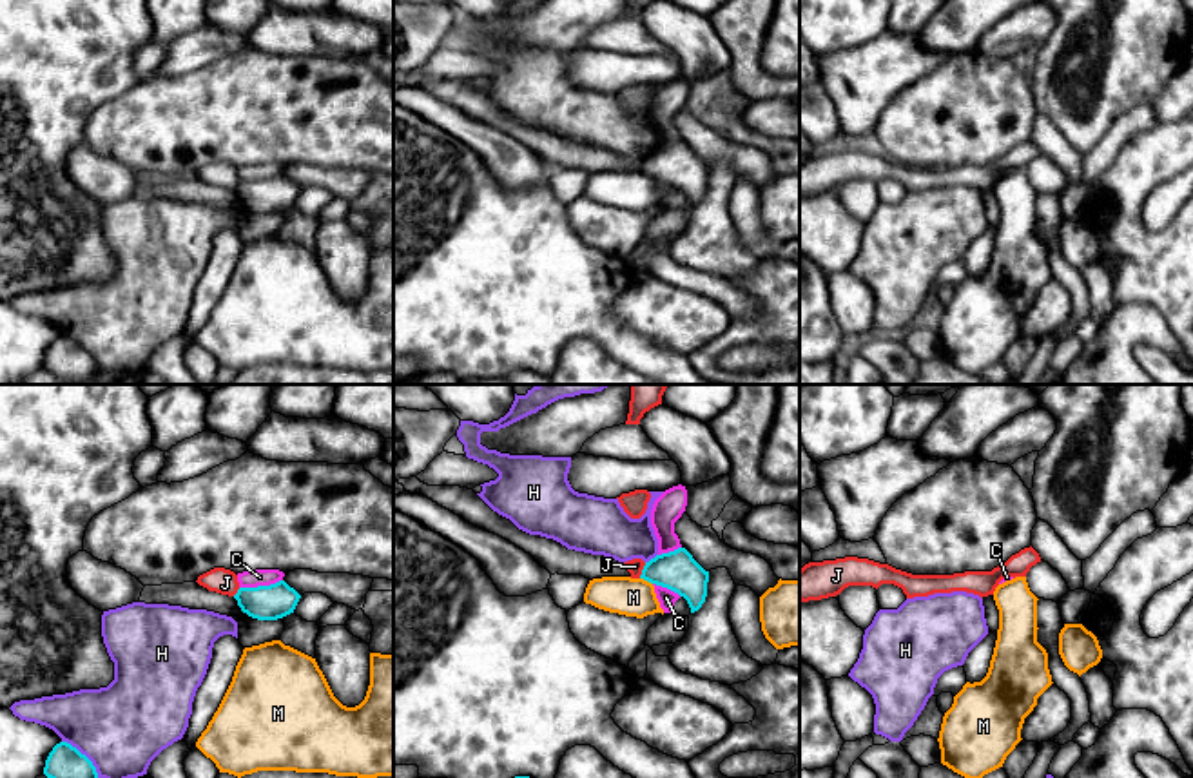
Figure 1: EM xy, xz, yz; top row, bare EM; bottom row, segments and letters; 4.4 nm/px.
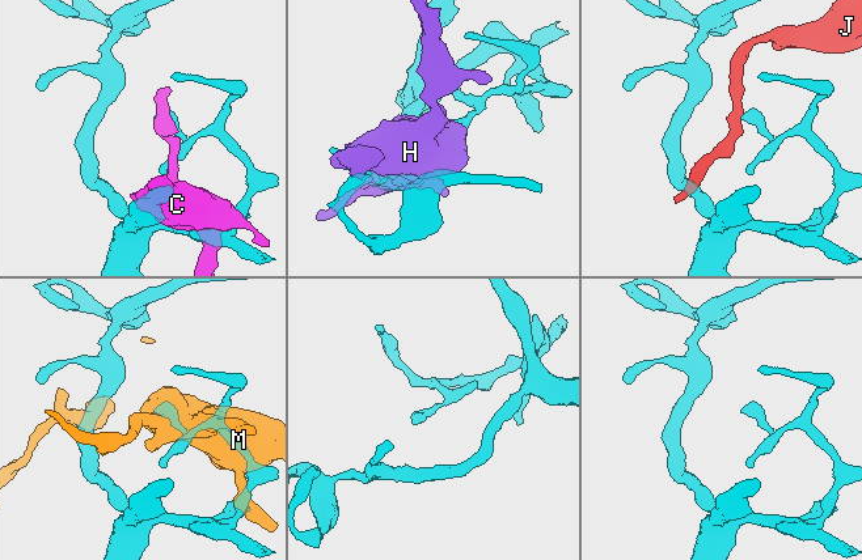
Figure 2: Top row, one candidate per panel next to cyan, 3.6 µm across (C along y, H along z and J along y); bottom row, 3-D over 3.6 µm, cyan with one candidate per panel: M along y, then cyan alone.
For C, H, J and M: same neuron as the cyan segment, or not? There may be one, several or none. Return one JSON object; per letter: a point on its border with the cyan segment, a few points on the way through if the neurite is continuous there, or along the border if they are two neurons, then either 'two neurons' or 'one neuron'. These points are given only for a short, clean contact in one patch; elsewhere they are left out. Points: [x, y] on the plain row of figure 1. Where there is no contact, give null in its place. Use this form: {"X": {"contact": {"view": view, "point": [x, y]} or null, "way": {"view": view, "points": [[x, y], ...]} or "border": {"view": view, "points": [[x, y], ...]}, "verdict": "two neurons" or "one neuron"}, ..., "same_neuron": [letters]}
{"C": {"contact": {"view": "xy", "point": [260, 180]}, "verdict": "two neurons"}, "H": {"contact": {"view": "xy", "point": [84, 349]}, "verdict": "two neurons"}, "J": {"contact": {"view": "xz", "point": [642, 164]}, "border": {"view": "xz", "points": [[646, 156], [639, 171]]}, "verdict": "two neurons"}, "M": {"contact": {"view": "xz", "point": [646, 173]}, "verdict": "two neurons"}, "same_neuron": []}

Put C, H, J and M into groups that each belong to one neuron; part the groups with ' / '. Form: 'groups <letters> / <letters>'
groups C / H / J / M

